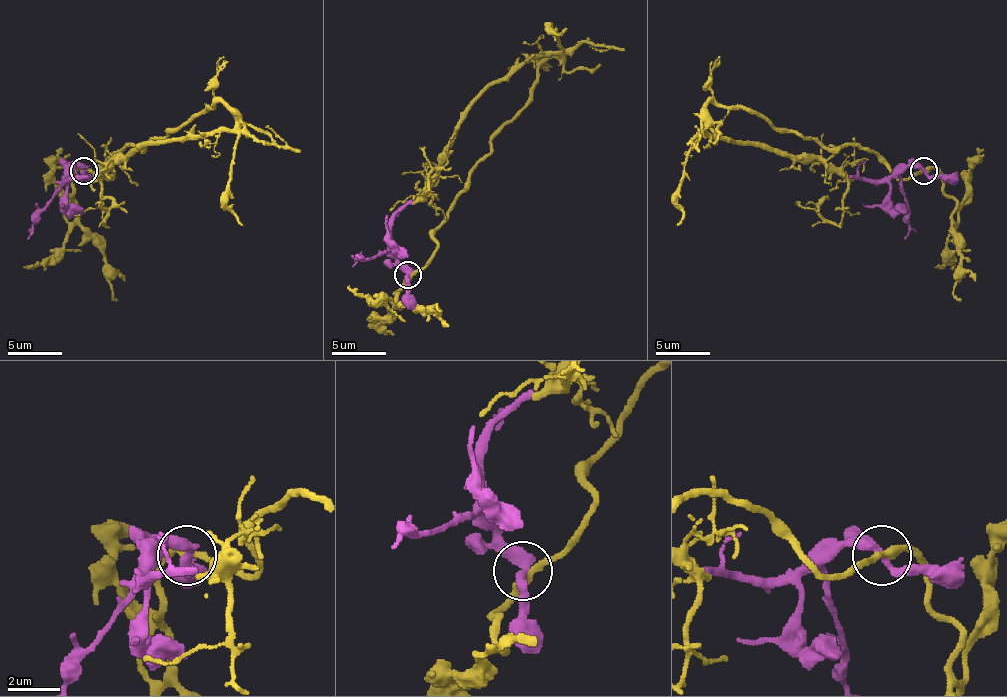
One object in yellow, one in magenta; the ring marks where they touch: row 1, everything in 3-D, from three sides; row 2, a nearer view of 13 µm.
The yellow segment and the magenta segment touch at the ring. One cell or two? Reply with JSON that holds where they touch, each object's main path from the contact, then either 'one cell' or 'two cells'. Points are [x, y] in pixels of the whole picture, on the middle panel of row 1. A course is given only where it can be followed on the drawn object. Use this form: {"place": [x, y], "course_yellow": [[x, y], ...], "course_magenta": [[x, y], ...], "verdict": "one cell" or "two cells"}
{"place": [407, 274], "course_yellow": [[408, 276], [525, 105], [536, 70], [560, 56], [525, 59], [473, 102], [427, 198], [419, 146]], "course_magenta": [[408, 274], [389, 252], [356, 260], [351, 255]], "verdict": "one cell"}

